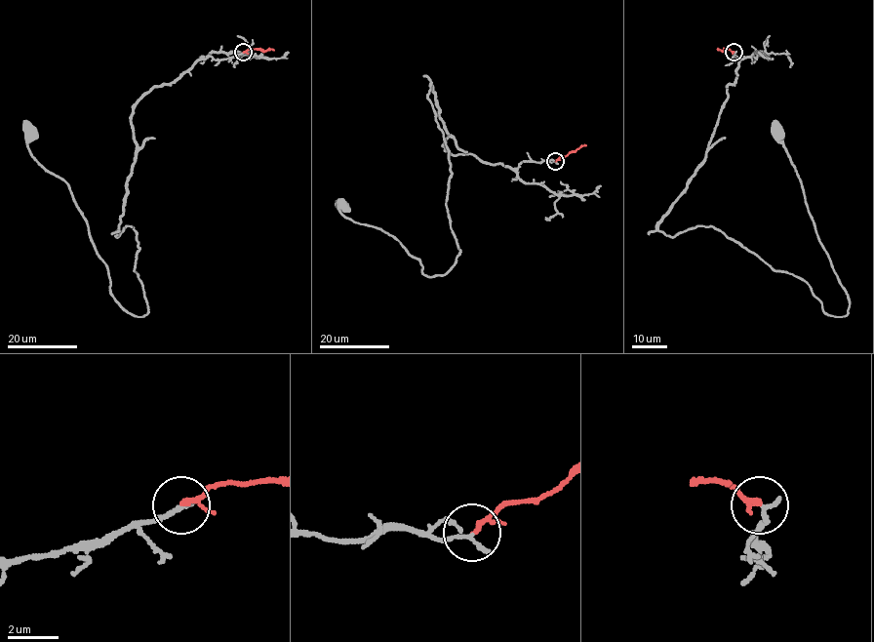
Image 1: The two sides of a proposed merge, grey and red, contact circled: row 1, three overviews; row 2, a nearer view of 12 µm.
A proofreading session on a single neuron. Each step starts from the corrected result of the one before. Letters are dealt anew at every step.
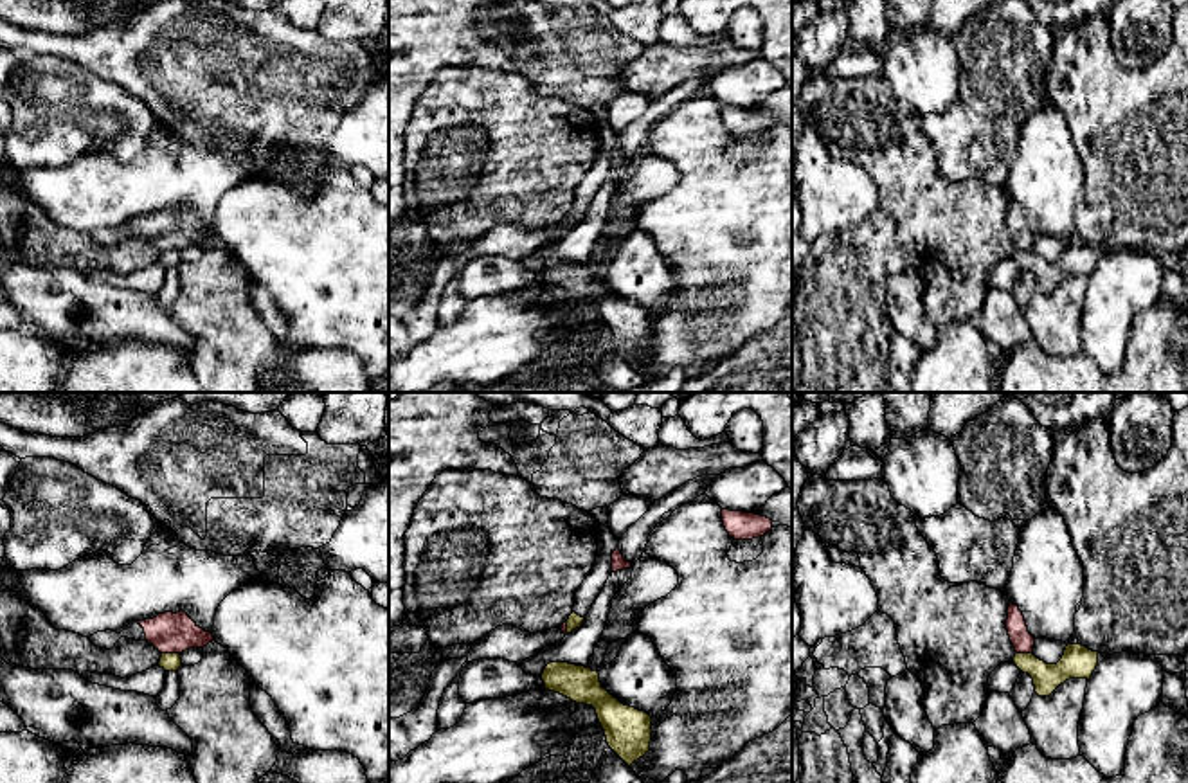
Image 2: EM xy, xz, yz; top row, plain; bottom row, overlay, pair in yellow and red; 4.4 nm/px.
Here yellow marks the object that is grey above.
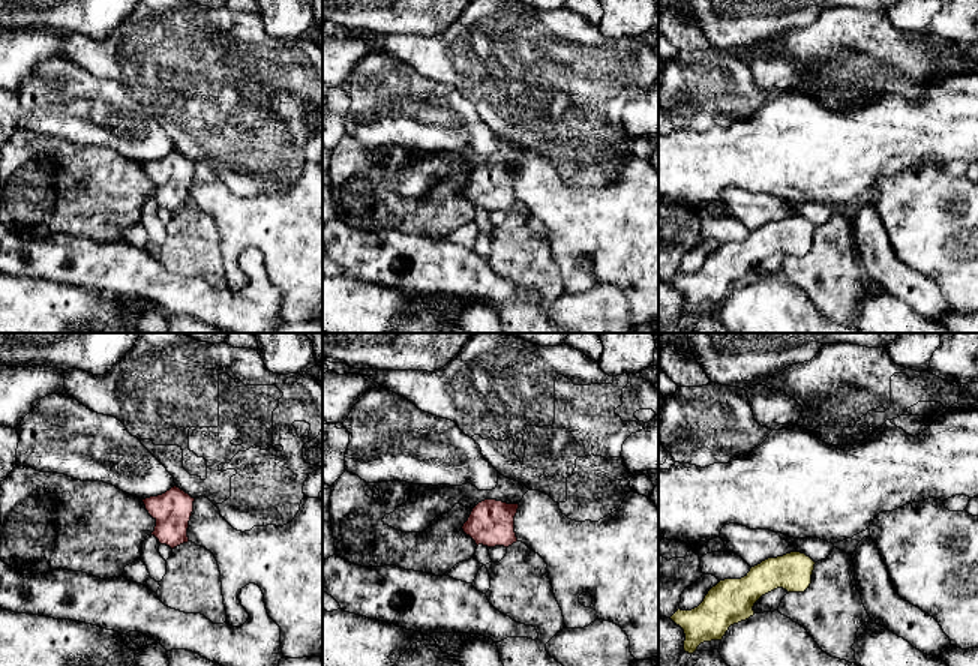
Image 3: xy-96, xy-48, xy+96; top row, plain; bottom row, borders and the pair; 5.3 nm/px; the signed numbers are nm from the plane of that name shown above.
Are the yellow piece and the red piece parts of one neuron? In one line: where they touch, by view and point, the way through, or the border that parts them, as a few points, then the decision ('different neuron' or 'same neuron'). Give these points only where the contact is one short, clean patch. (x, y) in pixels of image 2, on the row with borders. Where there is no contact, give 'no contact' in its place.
contact xy (171, 654); border xy (162, 652), (179, 654); different neuron

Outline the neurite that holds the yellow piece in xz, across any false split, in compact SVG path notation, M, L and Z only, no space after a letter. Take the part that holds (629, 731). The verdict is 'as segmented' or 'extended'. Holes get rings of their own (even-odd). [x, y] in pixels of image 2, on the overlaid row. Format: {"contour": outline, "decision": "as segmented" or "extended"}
{"contour": "M549 662L542 673L545 689L596 709L608 747L628 765L650 751L652 716L621 704L601 688L599 673L569 662Z", "decision": "as segmented"}

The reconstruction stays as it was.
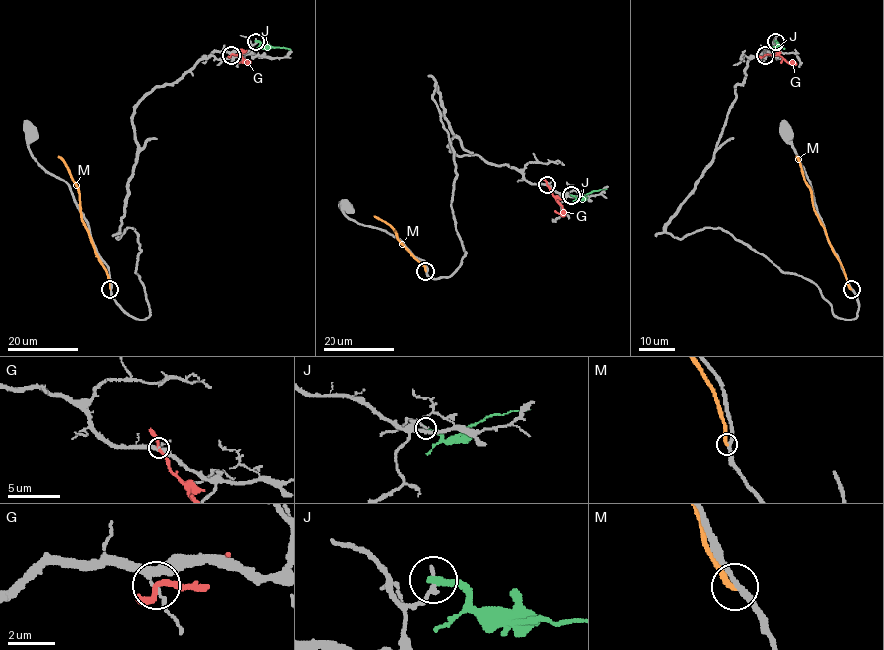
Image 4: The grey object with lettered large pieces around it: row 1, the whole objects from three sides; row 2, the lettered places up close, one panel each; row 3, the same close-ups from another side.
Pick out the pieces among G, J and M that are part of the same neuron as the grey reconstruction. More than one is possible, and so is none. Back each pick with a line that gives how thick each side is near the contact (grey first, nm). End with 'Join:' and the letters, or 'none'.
Join: none

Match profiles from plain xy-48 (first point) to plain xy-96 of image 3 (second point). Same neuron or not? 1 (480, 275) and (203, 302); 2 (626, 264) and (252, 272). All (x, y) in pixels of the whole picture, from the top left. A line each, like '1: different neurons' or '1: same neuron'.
1: same neuron
2: different neurons

